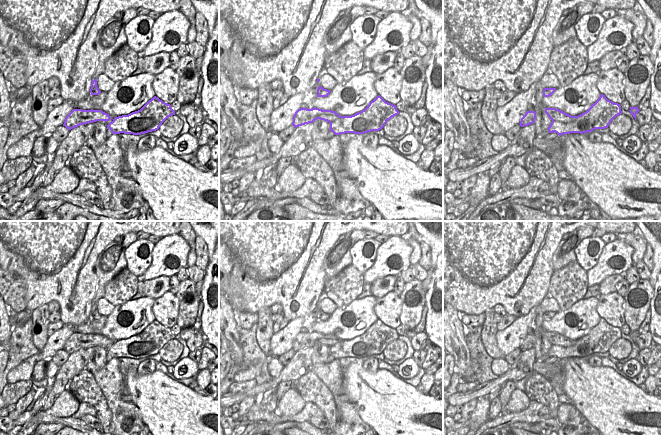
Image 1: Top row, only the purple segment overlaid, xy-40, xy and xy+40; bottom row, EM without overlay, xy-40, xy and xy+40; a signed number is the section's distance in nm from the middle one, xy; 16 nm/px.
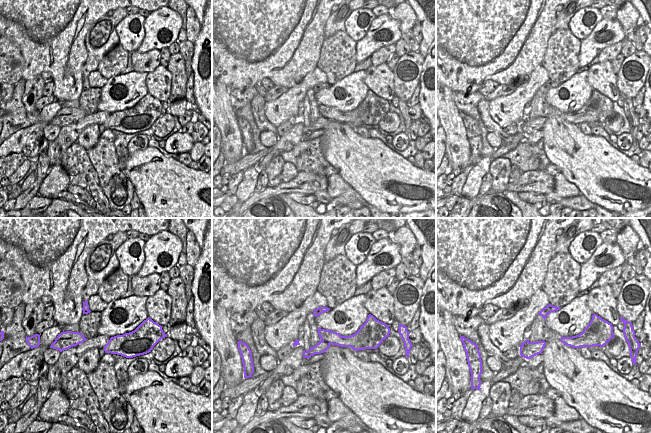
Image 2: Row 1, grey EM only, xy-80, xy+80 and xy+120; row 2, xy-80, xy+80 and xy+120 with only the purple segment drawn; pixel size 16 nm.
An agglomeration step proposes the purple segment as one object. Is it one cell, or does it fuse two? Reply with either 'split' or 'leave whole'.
split

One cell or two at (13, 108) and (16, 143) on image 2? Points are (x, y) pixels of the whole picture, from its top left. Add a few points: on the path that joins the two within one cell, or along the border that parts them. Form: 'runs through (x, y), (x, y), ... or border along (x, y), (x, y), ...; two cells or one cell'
border along (31, 125), (15, 131), (10, 136); two cells

